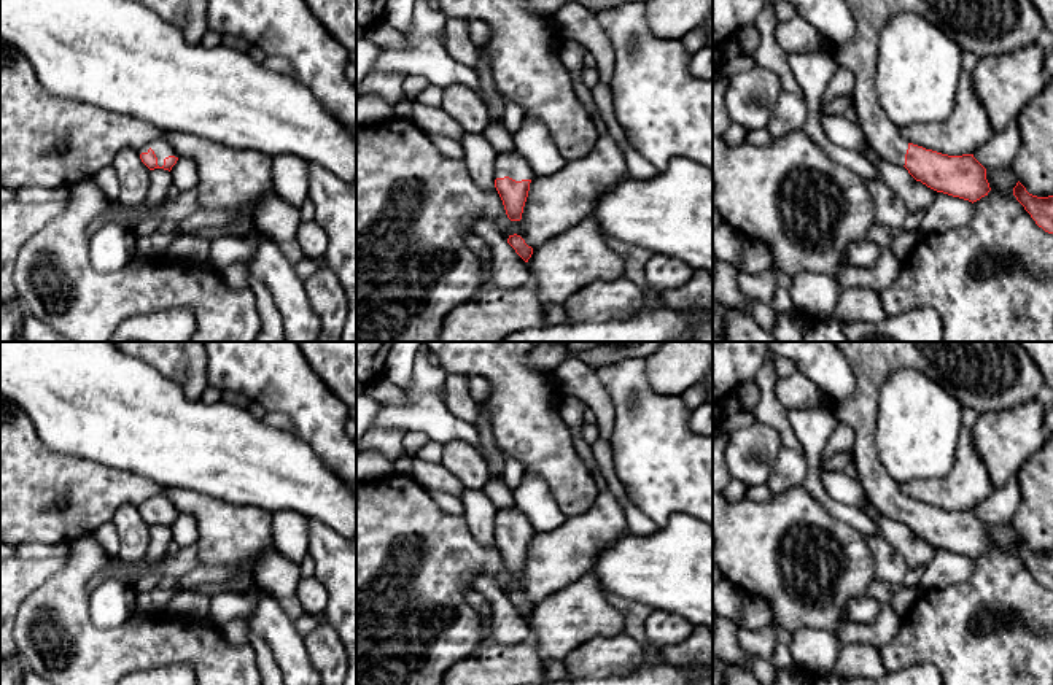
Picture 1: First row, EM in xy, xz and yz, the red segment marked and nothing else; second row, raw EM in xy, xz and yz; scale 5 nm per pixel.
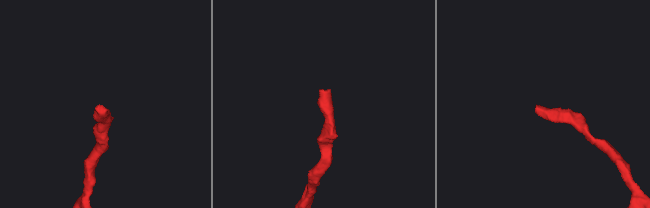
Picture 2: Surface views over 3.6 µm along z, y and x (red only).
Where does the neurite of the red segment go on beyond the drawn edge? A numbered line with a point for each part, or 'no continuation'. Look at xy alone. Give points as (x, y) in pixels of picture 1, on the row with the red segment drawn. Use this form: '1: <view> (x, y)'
1: xy (161, 147)

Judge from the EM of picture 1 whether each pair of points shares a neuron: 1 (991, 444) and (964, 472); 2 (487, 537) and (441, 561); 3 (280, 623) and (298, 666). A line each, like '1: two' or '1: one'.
1: two
2: two
3: one

